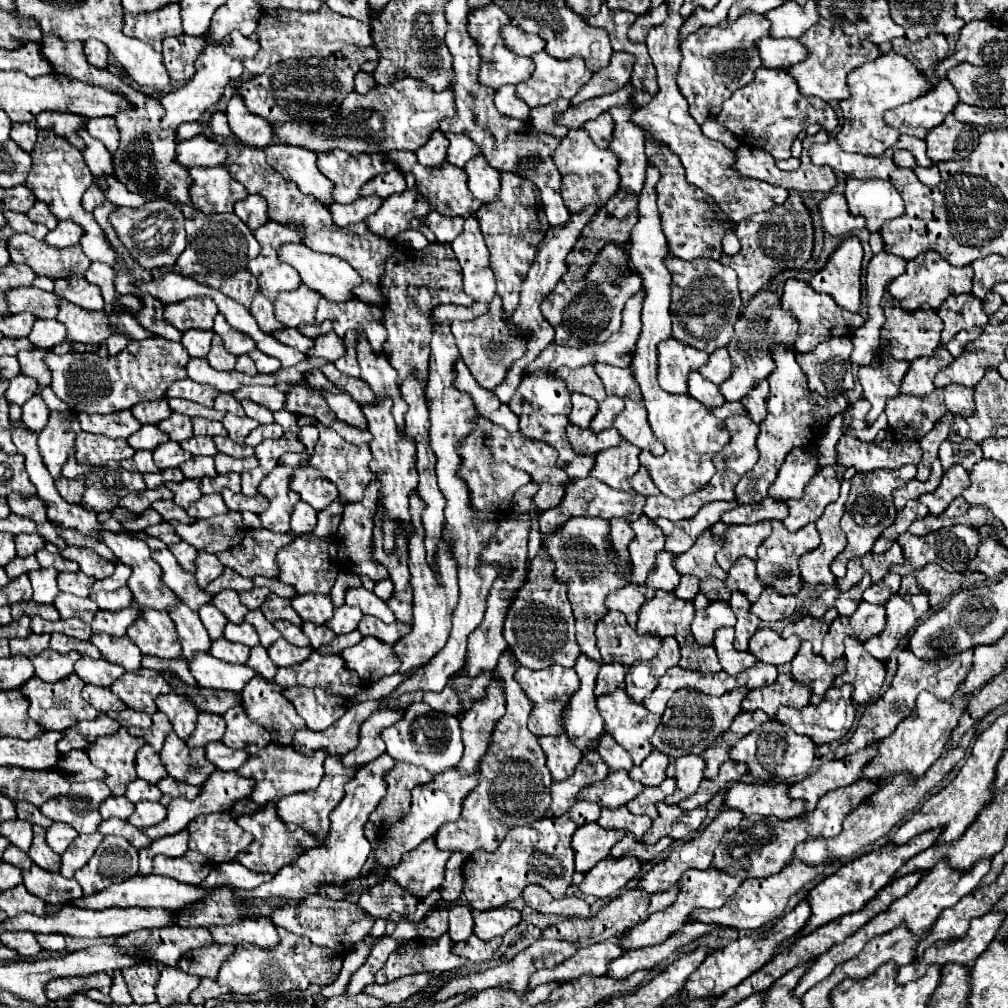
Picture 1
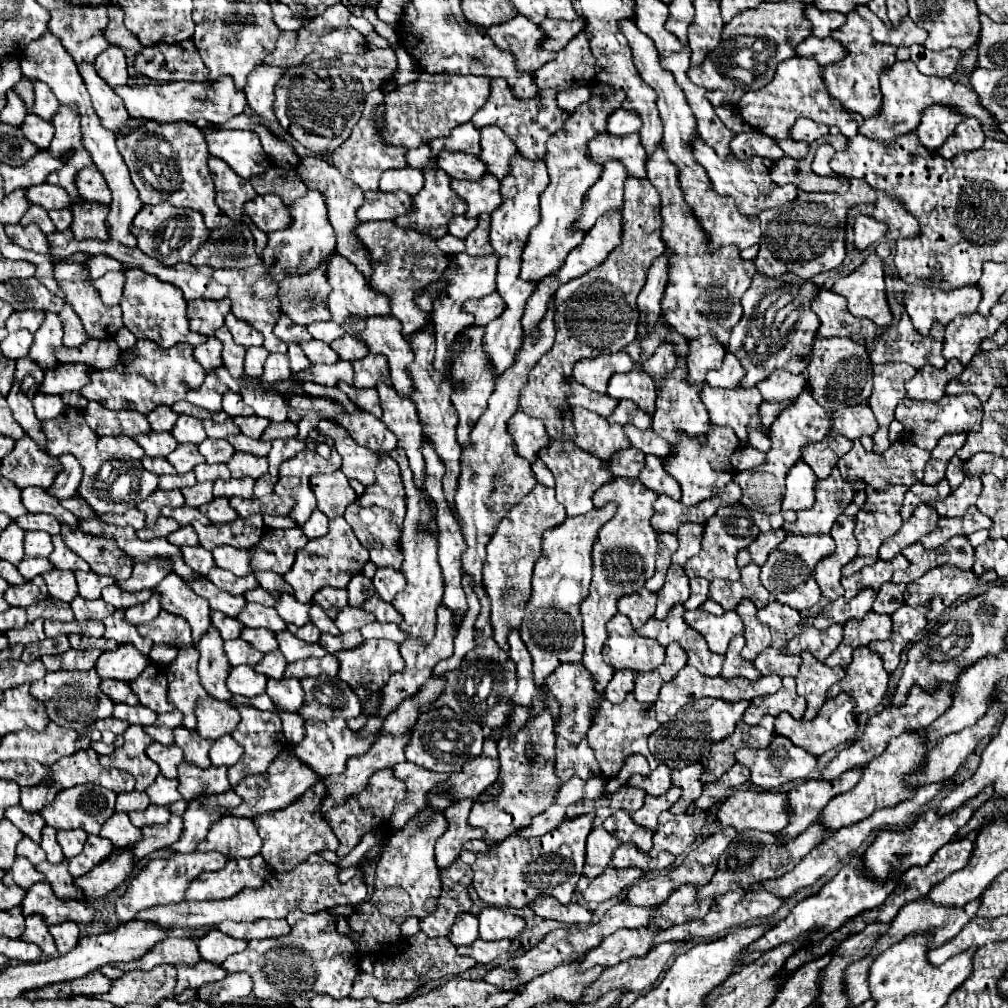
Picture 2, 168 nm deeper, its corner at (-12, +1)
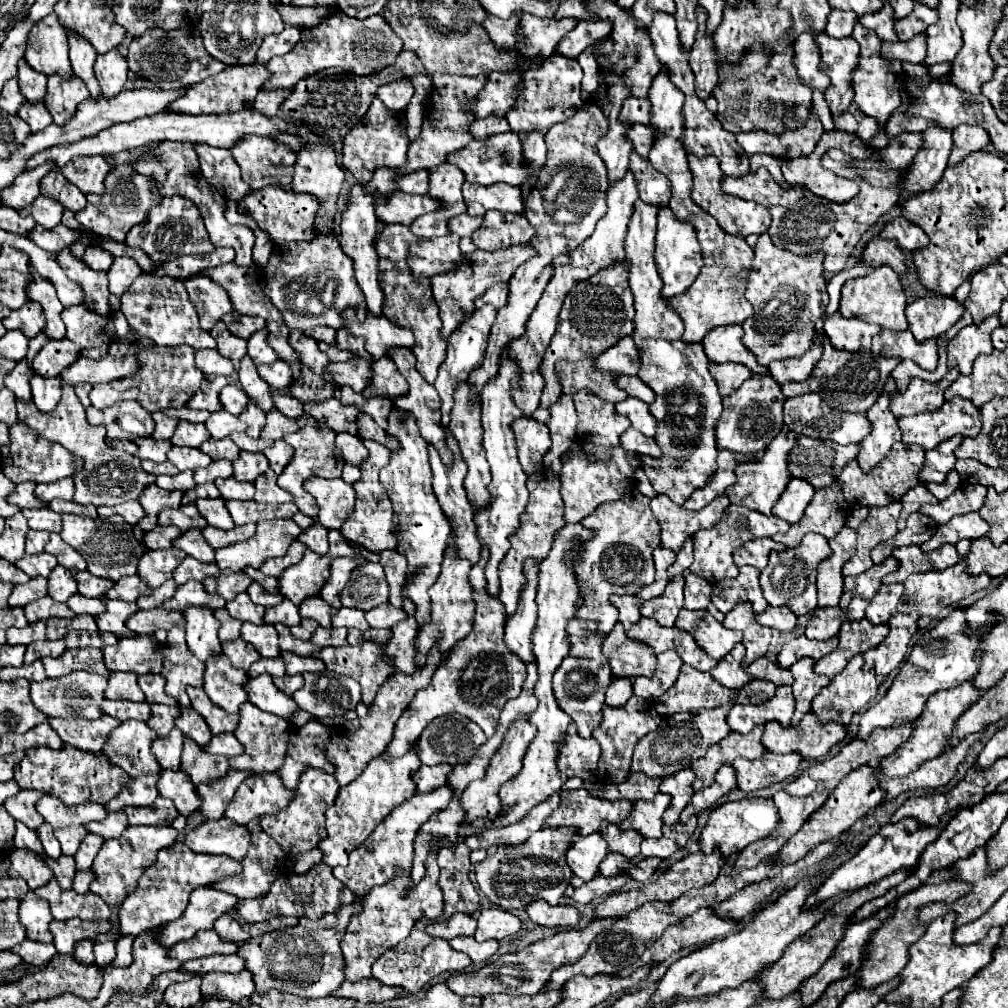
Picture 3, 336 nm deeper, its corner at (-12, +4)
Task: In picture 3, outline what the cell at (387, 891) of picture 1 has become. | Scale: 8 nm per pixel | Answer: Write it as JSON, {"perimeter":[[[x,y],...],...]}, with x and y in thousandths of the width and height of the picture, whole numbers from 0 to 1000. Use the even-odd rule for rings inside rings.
{"perimeter":[[[432,843],[426,847],[422,861],[424,861],[422,871],[404,889],[398,889],[398,885],[402,885],[402,881],[406,879],[408,869],[394,867],[386,877],[382,877],[378,881],[370,881],[360,891],[360,905],[350,909],[350,913],[346,915],[346,921],[342,925],[342,931],[338,933],[338,944],[340,944],[340,952],[342,952],[342,970],[346,974],[356,974],[360,970],[366,970],[370,954],[380,944],[384,944],[386,940],[390,940],[398,933],[402,933],[414,913],[418,913],[420,909],[424,913],[432,913],[438,909],[439,887],[438,887],[438,881],[434,879],[436,859],[434,859],[434,845]]]}

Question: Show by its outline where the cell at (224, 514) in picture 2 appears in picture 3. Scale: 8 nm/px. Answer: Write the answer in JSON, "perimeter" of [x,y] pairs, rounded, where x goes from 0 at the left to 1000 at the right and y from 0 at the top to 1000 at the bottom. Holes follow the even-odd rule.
{"perimeter":[[[215,494],[215,496],[195,496],[193,498],[199,512],[205,516],[207,522],[213,522],[213,524],[219,524],[219,526],[229,526],[233,520],[231,520],[231,514],[227,512],[227,506],[223,504],[223,496],[221,494]]]}

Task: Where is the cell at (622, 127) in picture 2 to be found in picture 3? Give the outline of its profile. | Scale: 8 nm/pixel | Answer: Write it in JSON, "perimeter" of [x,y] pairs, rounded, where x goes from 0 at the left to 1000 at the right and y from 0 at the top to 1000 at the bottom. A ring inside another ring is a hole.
{"perimeter":[[[624,95],[616,107],[616,119],[624,119],[628,123],[644,123],[644,97],[636,99],[632,95]]]}

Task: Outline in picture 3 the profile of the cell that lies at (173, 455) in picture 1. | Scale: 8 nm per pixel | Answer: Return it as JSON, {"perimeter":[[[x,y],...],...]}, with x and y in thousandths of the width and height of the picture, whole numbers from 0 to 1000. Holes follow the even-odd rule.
{"perimeter":[[[172,442],[166,452],[168,452],[168,458],[174,460],[178,466],[195,466],[195,464],[205,462],[209,458],[209,454],[203,452],[197,444]]]}

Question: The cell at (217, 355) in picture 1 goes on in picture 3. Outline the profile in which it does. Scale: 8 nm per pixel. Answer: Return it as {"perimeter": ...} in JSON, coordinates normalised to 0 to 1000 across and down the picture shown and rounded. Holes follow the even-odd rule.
{"perimeter":[[[219,317],[211,323],[209,333],[215,337],[217,351],[223,353],[223,355],[227,355],[231,359],[231,363],[237,365],[237,357],[245,351],[245,339],[239,337],[239,335],[235,335],[235,333],[231,333]]]}

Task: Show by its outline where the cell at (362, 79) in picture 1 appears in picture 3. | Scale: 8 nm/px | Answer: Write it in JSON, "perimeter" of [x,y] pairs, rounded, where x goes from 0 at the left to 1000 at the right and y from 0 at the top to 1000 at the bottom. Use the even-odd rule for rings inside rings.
{"perimeter":[[[370,99],[358,123],[348,127],[340,137],[340,165],[352,175],[356,183],[364,183],[370,177],[372,167],[378,165],[402,165],[404,159],[404,119],[402,111],[386,111],[378,99]]]}

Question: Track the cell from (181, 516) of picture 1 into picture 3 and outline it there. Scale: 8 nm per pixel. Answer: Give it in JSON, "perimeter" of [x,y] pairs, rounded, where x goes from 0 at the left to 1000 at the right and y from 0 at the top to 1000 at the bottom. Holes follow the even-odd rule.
{"perimeter":[[[184,500],[184,502],[178,502],[178,504],[164,504],[158,510],[158,520],[160,522],[176,522],[180,528],[186,528],[189,524],[199,526],[199,524],[205,522],[203,514],[199,514],[193,500]]]}

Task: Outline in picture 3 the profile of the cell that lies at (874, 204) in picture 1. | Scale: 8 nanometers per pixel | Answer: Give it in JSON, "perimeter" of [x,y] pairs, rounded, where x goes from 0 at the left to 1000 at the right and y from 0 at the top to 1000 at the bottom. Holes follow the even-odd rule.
{"perimeter":[[[884,216],[880,222],[876,222],[876,228],[874,228],[872,234],[890,238],[892,244],[896,248],[902,248],[902,250],[914,248],[922,242],[920,232],[912,224],[902,220],[900,216]]]}

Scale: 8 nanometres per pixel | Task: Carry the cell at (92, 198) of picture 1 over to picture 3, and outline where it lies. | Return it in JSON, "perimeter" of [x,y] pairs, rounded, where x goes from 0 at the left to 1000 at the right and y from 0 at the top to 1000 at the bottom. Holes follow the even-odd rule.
{"perimeter":[[[78,155],[61,167],[64,177],[72,181],[82,192],[104,190],[102,179],[108,171],[108,163],[102,155]]]}

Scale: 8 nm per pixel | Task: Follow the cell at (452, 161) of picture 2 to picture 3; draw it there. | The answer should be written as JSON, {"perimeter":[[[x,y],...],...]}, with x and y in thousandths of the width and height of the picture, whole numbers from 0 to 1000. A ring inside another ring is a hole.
{"perimeter":[[[505,129],[501,133],[485,135],[481,141],[469,139],[463,147],[449,151],[445,157],[445,163],[455,165],[461,171],[463,181],[467,183],[477,183],[477,185],[487,185],[491,181],[503,181],[507,185],[517,185],[521,179],[525,179],[525,171],[521,171],[521,155],[517,151],[517,139],[513,131]]]}

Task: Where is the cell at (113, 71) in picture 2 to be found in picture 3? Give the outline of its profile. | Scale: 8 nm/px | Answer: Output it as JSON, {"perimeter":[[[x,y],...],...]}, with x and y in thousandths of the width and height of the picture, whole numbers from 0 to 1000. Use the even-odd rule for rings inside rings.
{"perimeter":[[[110,50],[106,54],[98,54],[94,60],[94,75],[100,85],[102,97],[116,95],[126,81],[126,62],[118,54],[118,50]]]}

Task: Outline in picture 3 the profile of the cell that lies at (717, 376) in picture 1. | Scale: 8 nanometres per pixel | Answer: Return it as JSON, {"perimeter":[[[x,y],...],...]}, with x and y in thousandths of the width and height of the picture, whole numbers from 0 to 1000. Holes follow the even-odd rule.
{"perimeter":[[[721,359],[721,361],[705,361],[705,371],[711,377],[711,383],[713,383],[715,393],[727,391],[741,375],[747,373],[741,363],[727,361],[727,359]]]}

